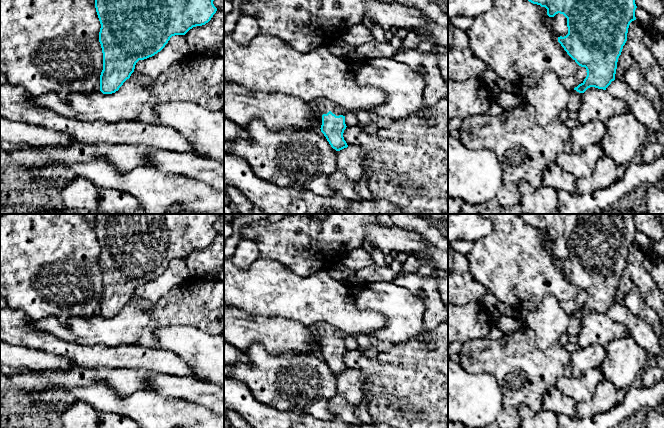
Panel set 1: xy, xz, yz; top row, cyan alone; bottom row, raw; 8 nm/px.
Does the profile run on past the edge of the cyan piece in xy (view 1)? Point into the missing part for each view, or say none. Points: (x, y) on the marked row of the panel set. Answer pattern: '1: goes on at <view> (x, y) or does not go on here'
1: does not go on here

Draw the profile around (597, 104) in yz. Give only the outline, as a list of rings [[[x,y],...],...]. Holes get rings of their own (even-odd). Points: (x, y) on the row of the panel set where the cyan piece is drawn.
[[[590,87],[583,94],[577,119],[581,124],[596,120],[605,123],[611,117],[629,111],[629,106],[623,100],[613,97],[606,90]]]

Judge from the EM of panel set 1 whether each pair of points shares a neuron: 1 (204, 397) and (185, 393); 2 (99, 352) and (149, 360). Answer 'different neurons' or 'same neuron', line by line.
1: same neuron
2: same neuron

